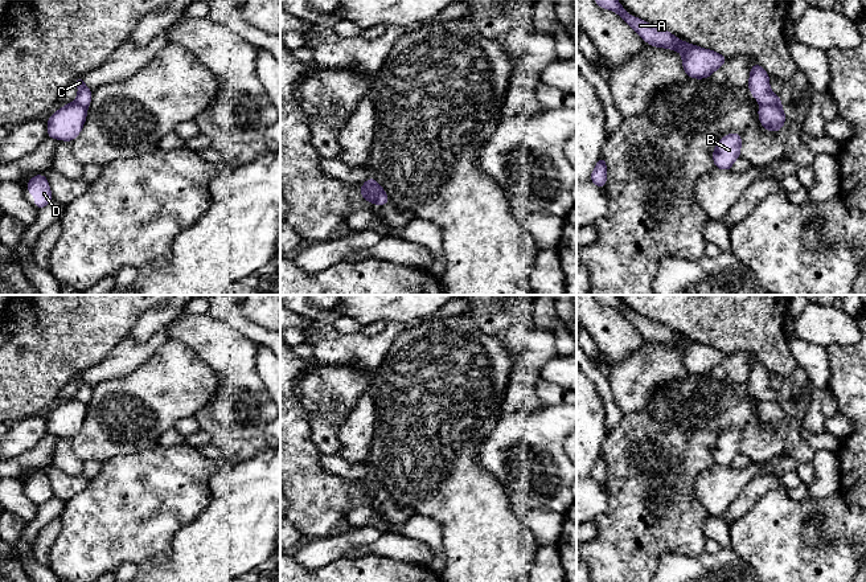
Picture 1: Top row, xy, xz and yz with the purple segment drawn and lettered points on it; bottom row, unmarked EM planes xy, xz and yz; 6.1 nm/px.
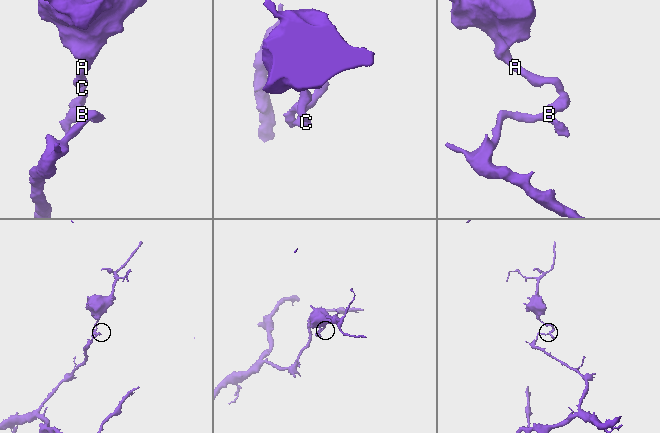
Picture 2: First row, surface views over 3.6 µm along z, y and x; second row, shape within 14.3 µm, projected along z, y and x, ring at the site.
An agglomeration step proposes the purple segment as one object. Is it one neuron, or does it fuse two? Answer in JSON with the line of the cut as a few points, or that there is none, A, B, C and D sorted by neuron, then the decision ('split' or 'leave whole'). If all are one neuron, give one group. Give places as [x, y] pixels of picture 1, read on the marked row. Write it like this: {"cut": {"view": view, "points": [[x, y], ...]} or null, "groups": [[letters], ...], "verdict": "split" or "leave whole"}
{"cut": {"view": "yz", "points": [[760, 103], [780, 107]]}, "groups": [["A", "C"], ["B", "D"]], "verdict": "split"}

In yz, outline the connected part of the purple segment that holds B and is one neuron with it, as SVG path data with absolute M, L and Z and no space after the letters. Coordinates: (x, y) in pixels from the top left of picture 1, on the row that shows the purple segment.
M731 132L718 140L713 151L714 165L722 171L730 171L734 161L740 157L742 136Z

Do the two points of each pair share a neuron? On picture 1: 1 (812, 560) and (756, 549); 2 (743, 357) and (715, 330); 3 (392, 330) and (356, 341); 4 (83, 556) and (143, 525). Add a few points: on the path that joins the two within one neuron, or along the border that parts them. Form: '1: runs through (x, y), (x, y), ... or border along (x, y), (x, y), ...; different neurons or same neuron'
1: runs through (799, 549), (770, 549); same neuron
2: border along (729, 352), (750, 351), (756, 357); different neurons
3: runs through (382, 339), (378, 343), (365, 343); same neuron
4: runs through (98, 541), (114, 525), (128, 525); same neuron

